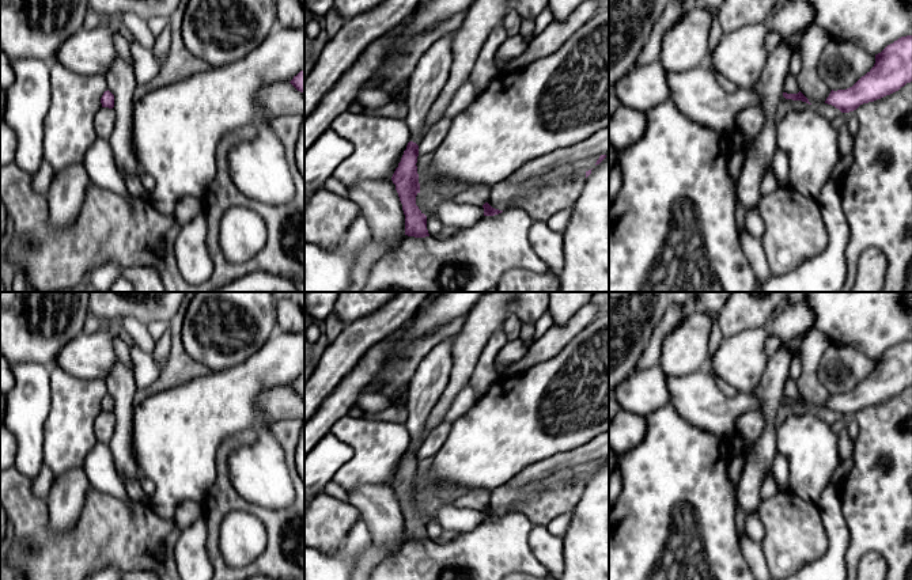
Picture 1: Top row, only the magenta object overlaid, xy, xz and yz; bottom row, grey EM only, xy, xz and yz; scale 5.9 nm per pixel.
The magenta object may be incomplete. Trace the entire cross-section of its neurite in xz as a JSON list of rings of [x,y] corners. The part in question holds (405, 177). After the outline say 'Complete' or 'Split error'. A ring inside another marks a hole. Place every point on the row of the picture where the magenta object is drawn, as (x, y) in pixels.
[[[451,33],[438,39],[419,60],[408,80],[405,102],[408,115],[405,122],[410,130],[410,141],[404,151],[401,162],[396,168],[391,181],[396,185],[402,211],[405,215],[405,235],[415,238],[429,236],[427,230],[427,216],[416,205],[416,196],[420,193],[417,156],[419,144],[423,139],[423,124],[425,117],[440,95],[449,80],[453,62]]]. Split error

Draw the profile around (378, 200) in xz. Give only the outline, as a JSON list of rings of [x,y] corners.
[[[362,181],[348,187],[348,198],[360,208],[372,238],[385,246],[383,254],[397,250],[405,238],[405,215],[393,181]]]

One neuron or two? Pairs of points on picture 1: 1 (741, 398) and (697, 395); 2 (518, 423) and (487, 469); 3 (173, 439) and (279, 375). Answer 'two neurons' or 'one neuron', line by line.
1: one neuron
2: one neuron
3: one neuron

